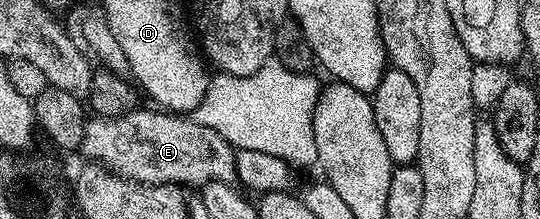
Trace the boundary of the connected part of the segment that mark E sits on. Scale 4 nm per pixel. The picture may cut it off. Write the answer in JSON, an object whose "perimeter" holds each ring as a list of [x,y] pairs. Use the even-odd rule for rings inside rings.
{"perimeter":[[[137,107],[128,113],[117,113],[115,116],[96,115],[85,120],[84,138],[80,144],[82,153],[88,156],[85,158],[89,162],[103,165],[105,169],[116,173],[119,177],[124,177],[128,181],[137,181],[143,185],[203,187],[211,181],[231,182],[236,177],[236,154],[231,143],[222,139],[218,131],[210,127],[202,127],[189,116],[152,109]]]}

